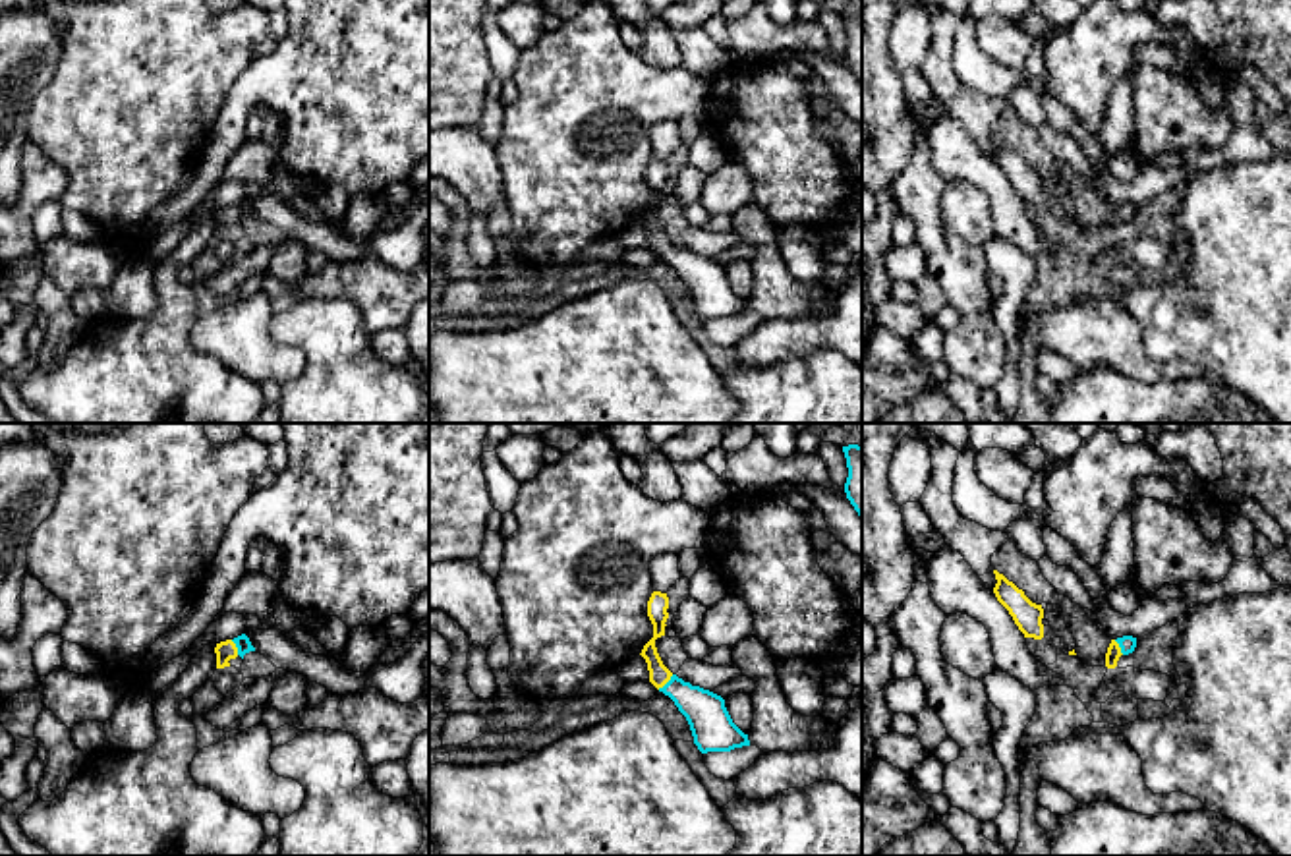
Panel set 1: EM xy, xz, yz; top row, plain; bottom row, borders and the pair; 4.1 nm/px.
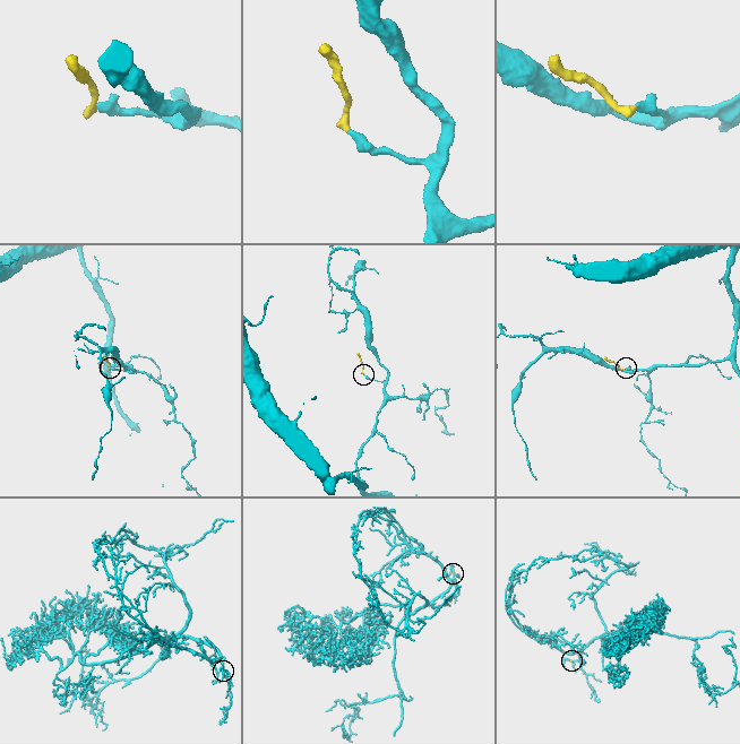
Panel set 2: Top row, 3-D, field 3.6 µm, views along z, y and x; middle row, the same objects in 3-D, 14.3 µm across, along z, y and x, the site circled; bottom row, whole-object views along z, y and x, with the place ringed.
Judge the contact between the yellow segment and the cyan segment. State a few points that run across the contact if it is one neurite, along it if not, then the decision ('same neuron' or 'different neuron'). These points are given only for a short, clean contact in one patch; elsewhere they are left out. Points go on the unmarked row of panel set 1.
line xz (659, 242), (665, 250), (706, 281); same neuron

